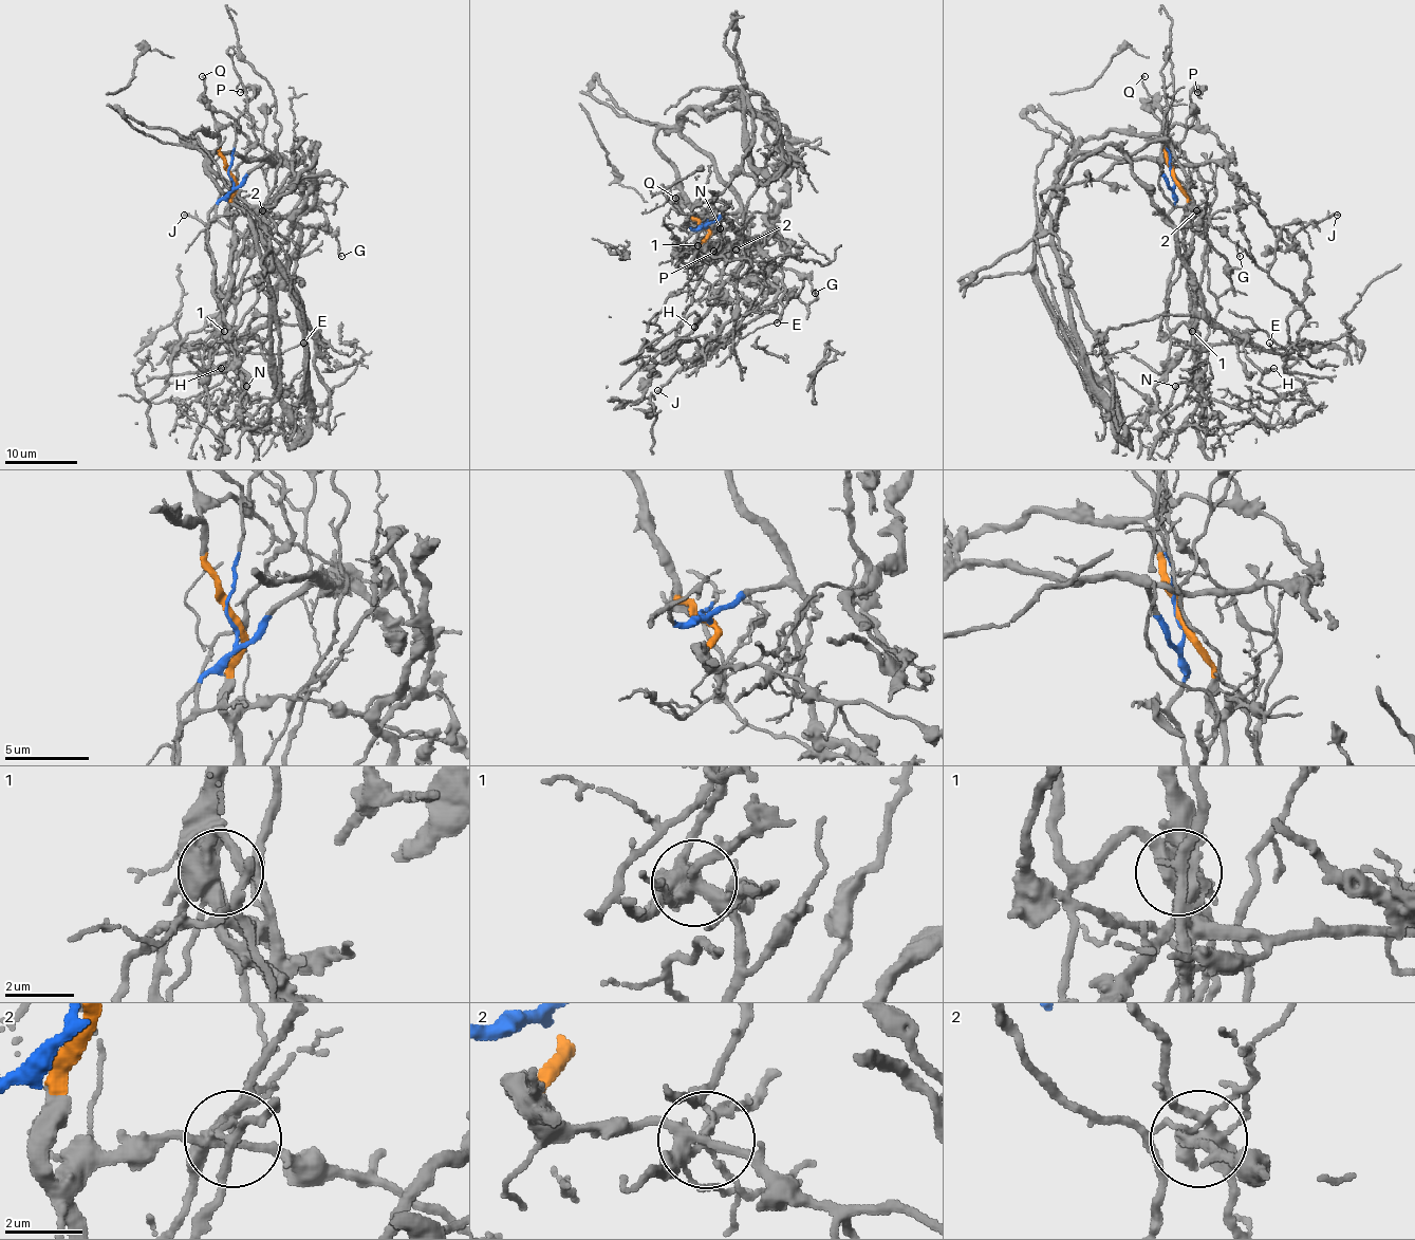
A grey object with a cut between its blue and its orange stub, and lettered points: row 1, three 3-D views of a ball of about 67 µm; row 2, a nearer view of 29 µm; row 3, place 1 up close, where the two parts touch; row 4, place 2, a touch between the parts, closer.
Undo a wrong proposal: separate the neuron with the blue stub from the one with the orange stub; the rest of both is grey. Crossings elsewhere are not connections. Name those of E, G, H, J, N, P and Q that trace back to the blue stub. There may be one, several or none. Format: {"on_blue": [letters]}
{"on_blue": ["H", "J"]}

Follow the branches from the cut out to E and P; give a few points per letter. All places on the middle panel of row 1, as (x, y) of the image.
E: (704, 226), (706, 245), (697, 245), (706, 270), (672, 351), (683, 338), (729, 341), (777, 321)
P: (704, 226), (691, 214), (711, 250), (719, 244), (728, 244), (713, 252)

